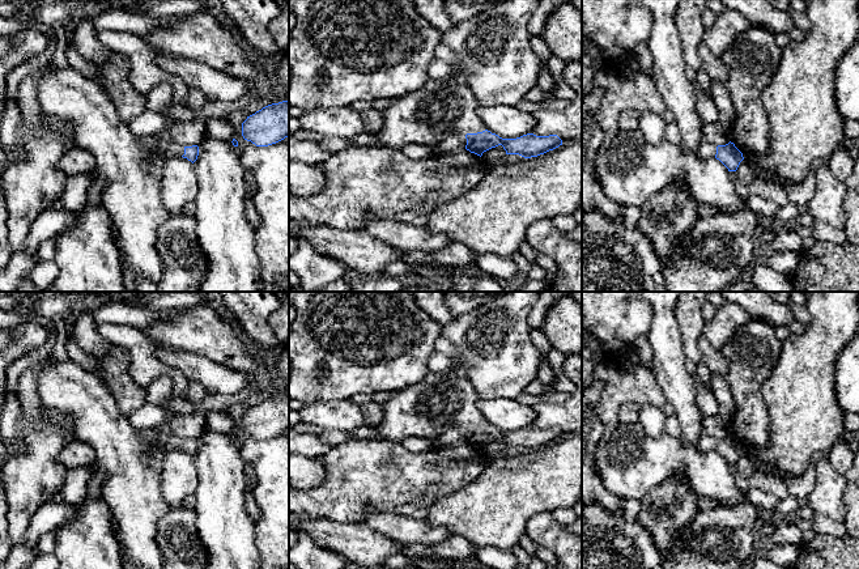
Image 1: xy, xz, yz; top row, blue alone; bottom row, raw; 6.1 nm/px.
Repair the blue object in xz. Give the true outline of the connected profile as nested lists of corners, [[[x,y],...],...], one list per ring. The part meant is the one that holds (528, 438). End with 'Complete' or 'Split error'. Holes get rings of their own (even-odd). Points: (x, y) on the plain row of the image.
[[[452,369],[428,375],[383,404],[383,420],[375,432],[383,440],[401,443],[405,438],[438,437],[450,428],[464,428],[465,442],[477,449],[502,438],[506,447],[524,451],[537,450],[562,438],[557,428],[527,426],[516,432],[502,432],[488,424],[476,407],[479,395],[468,378]]]. Split error

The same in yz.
[[[702,434],[696,443],[692,443],[684,437],[680,438],[684,445],[693,446],[701,453],[710,453],[715,450],[728,462],[728,464],[736,464],[740,455],[744,453],[743,446],[731,434],[726,438],[718,440]]]. Split error

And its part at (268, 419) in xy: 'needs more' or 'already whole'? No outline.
already whole

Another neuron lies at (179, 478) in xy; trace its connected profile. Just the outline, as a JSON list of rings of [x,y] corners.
[[[173,450],[166,455],[161,474],[161,492],[169,509],[182,506],[186,497],[195,493],[199,472],[194,457],[183,450]]]

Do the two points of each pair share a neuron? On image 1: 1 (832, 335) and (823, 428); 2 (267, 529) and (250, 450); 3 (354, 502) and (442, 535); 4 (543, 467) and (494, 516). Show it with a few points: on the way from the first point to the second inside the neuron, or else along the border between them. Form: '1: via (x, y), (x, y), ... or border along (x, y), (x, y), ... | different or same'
1: via (821, 359), (821, 404) | same
2: via (269, 509), (269, 472), (267, 470) | same
3: border along (408, 516), (370, 512), (362, 521) | different
4: via (531, 479), (506, 504) | same

